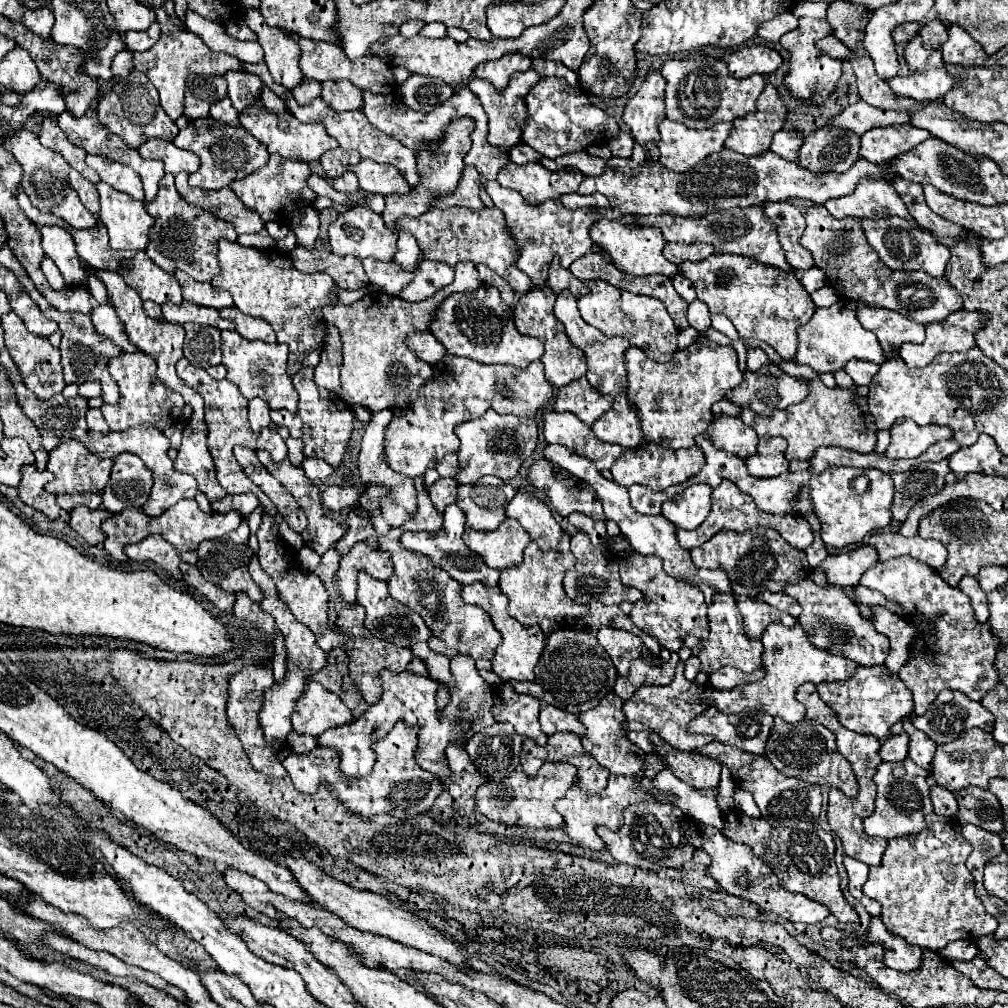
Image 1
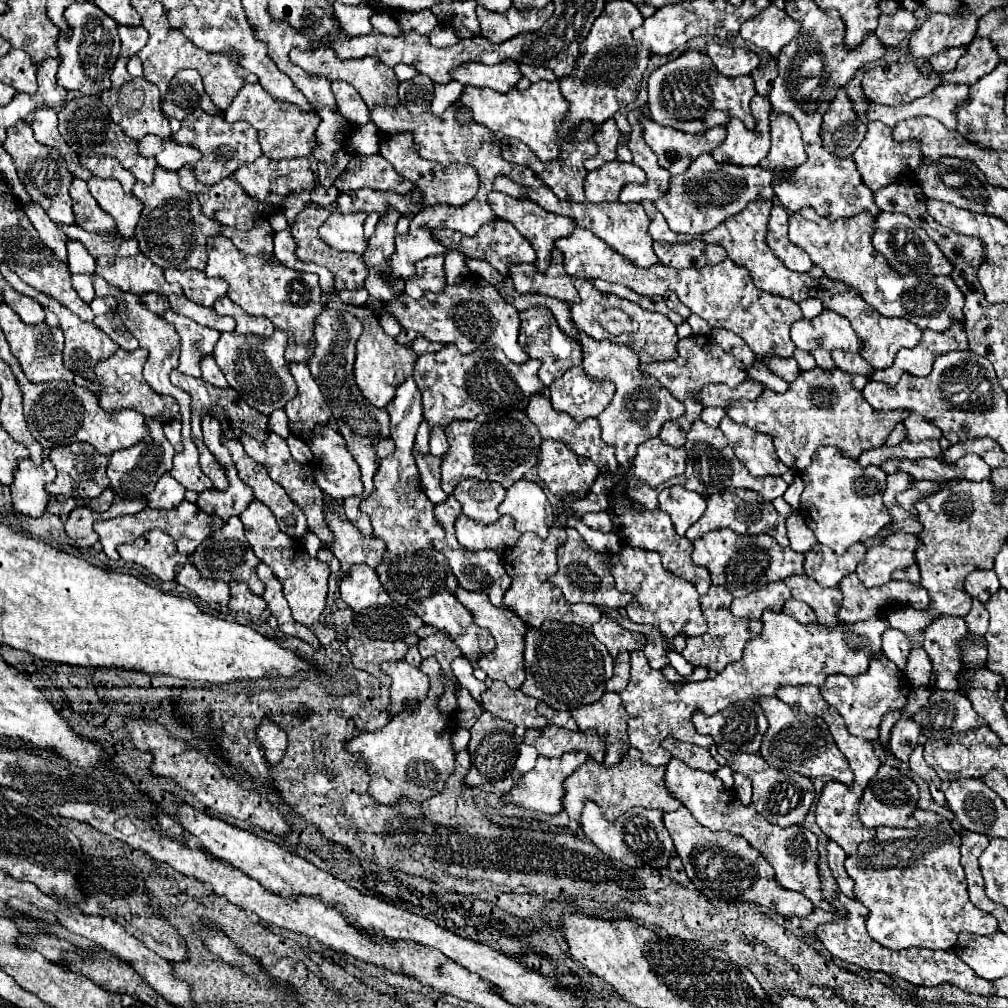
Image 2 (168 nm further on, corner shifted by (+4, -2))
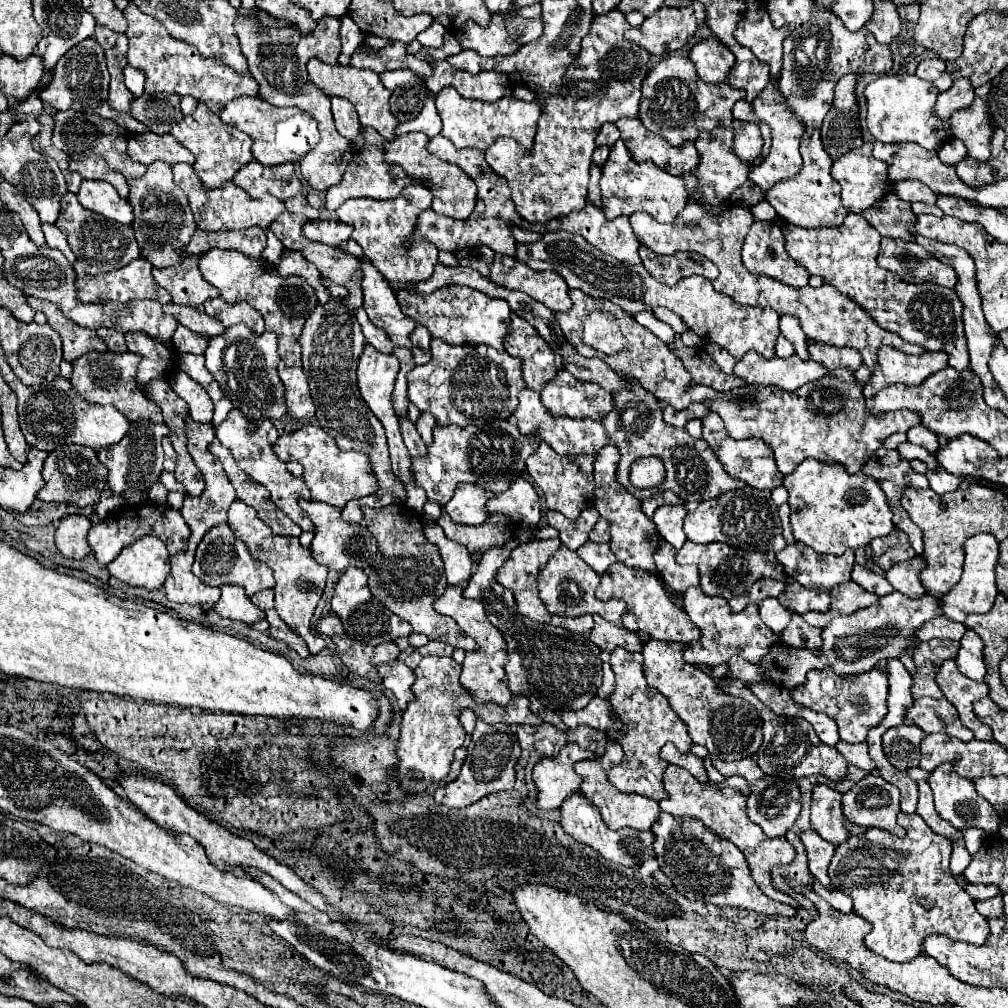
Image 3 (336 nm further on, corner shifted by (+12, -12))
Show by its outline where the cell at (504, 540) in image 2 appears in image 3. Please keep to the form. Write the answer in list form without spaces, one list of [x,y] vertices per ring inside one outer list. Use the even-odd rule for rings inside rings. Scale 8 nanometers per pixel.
[[[442,510],[440,520],[436,520],[438,526],[442,526],[444,534],[468,548],[468,552],[478,552],[478,550],[490,550],[492,546],[502,546],[506,540],[512,536],[512,526],[506,522],[508,518],[500,512],[490,514],[488,522],[480,526],[462,526],[452,522],[452,518]]]

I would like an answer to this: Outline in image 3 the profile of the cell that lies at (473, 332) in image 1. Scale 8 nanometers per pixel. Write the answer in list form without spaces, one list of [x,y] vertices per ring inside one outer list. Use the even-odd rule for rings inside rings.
[[[444,286],[432,294],[398,292],[398,302],[406,316],[412,316],[418,324],[424,324],[434,338],[442,338],[448,344],[486,344],[502,350],[506,330],[510,326],[510,308],[506,300],[490,298],[468,286]]]

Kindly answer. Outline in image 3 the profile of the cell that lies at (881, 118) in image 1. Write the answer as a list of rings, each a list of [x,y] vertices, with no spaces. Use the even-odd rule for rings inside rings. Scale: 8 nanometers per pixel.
[[[960,78],[952,84],[950,90],[938,94],[938,104],[936,104],[936,114],[942,118],[948,126],[948,118],[954,110],[966,108],[975,99],[975,88],[968,82],[968,78]]]

